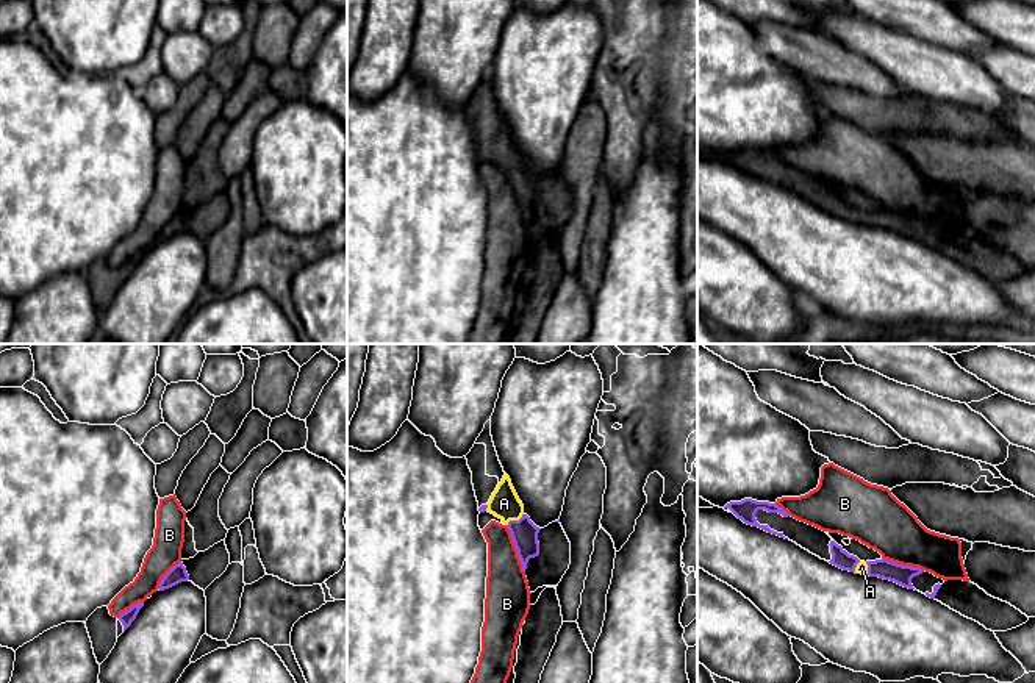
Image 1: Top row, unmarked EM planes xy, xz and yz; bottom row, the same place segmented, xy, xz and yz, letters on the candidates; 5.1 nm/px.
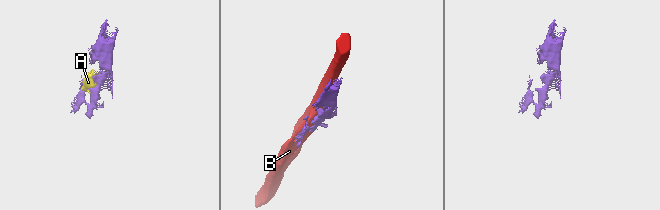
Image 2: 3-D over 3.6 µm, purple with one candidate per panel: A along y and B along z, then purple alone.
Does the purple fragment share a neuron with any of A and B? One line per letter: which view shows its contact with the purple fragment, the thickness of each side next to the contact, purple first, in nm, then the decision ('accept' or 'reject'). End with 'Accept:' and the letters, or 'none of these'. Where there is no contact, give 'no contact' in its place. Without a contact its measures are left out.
A: xz | 140/160 nm | accept
B: xz | 140/220 nm | reject
Accept: A

